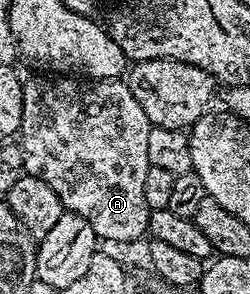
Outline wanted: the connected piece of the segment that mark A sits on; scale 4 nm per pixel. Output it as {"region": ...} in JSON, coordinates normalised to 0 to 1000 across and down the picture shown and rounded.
{"region":[[[156,248],[144,269],[120,272],[112,265],[96,279],[84,425],[68,463],[76,503],[92,510],[92,582],[164,616],[180,616],[180,629],[196,629],[196,643],[212,643],[212,656],[228,656],[252,707],[288,731],[340,738],[340,752],[356,752],[372,793],[400,816],[432,813],[444,827],[524,827],[536,813],[556,813],[568,799],[584,803],[592,796],[588,769],[596,765],[608,711],[580,684],[580,588],[608,565],[596,548],[596,452],[604,435],[596,398],[580,398],[580,371],[564,371],[548,330],[532,330],[532,316],[512,303],[504,279],[468,269],[192,262],[172,248]]]}

